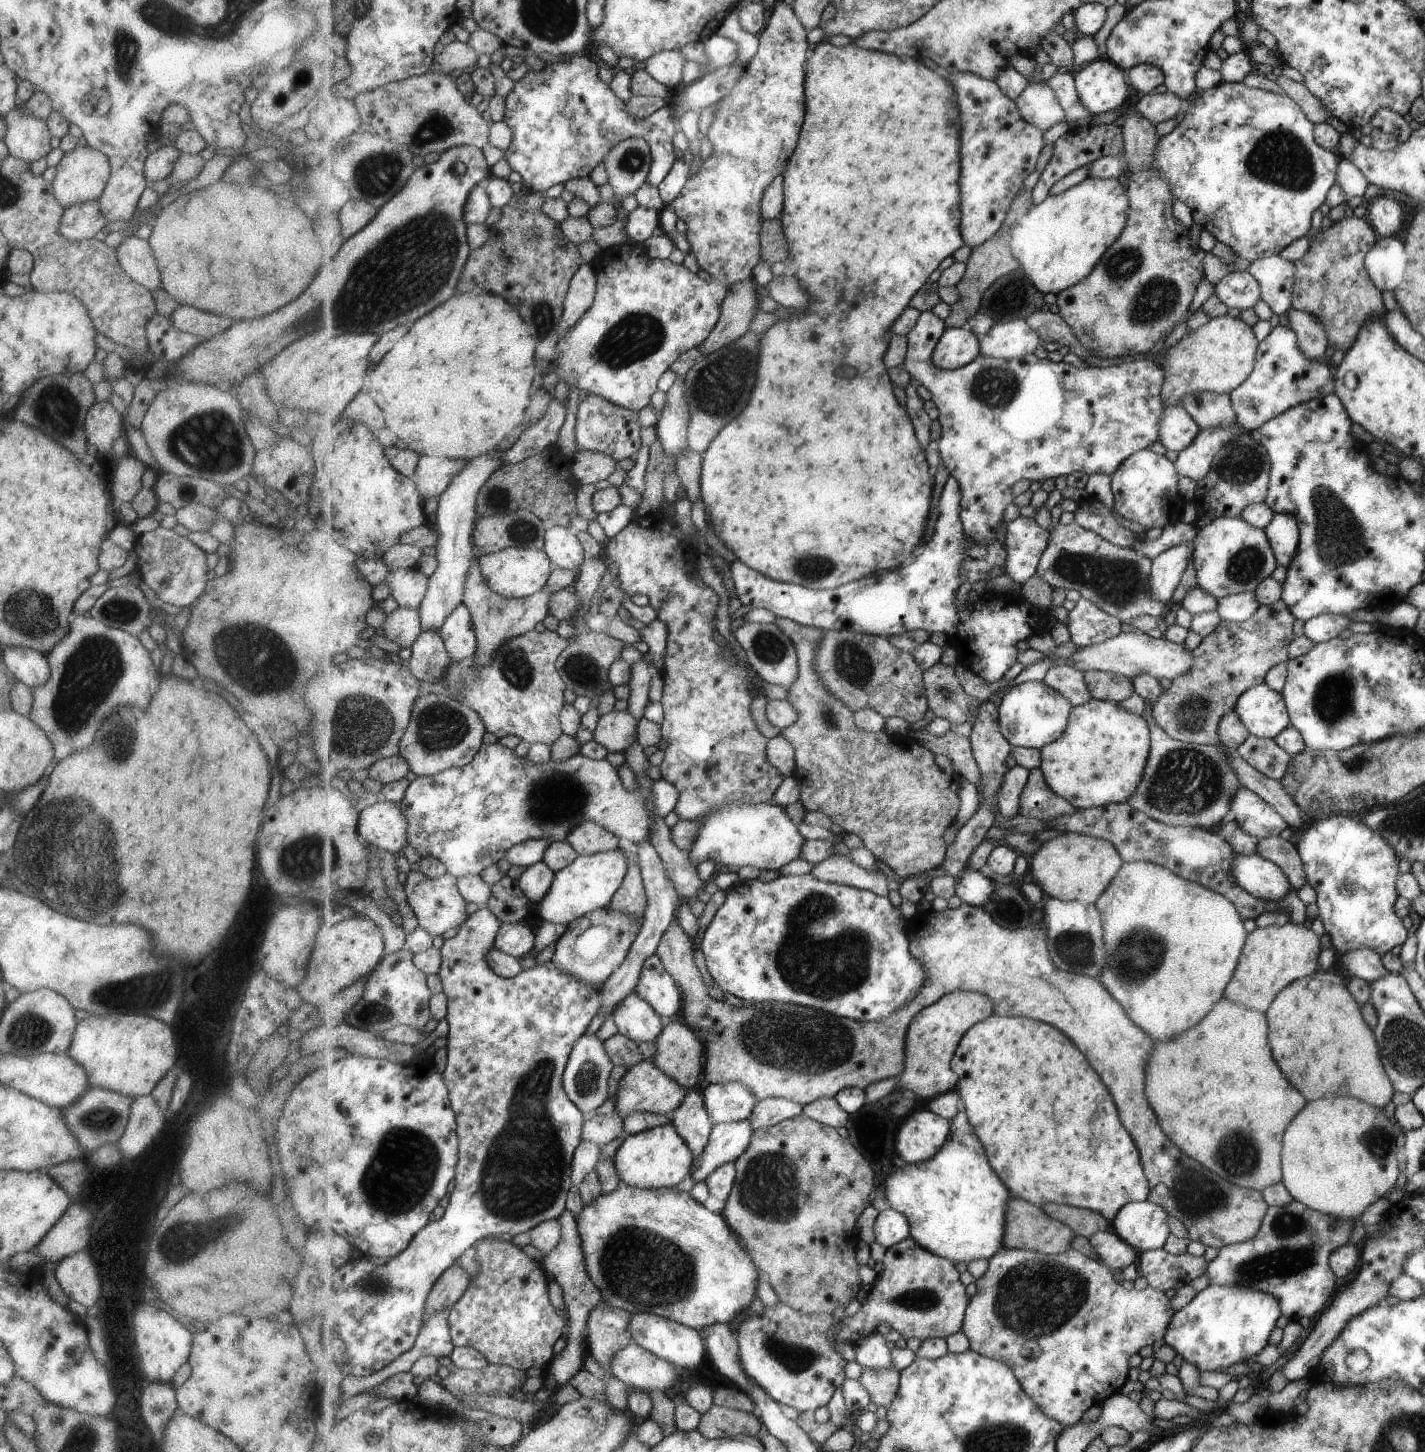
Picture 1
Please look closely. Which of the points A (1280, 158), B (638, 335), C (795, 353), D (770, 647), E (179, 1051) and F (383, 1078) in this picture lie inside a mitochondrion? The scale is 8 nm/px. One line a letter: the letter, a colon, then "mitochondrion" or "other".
A: mitochondrion
B: mitochondrion
C: other
D: mitochondrion
E: other
F: other

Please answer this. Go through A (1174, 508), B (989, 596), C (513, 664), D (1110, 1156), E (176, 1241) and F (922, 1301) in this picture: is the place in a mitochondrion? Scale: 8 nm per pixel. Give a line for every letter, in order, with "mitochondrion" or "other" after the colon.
A: other
B: other
C: mitochondrion
D: other
E: mitochondrion
F: mitochondrion

